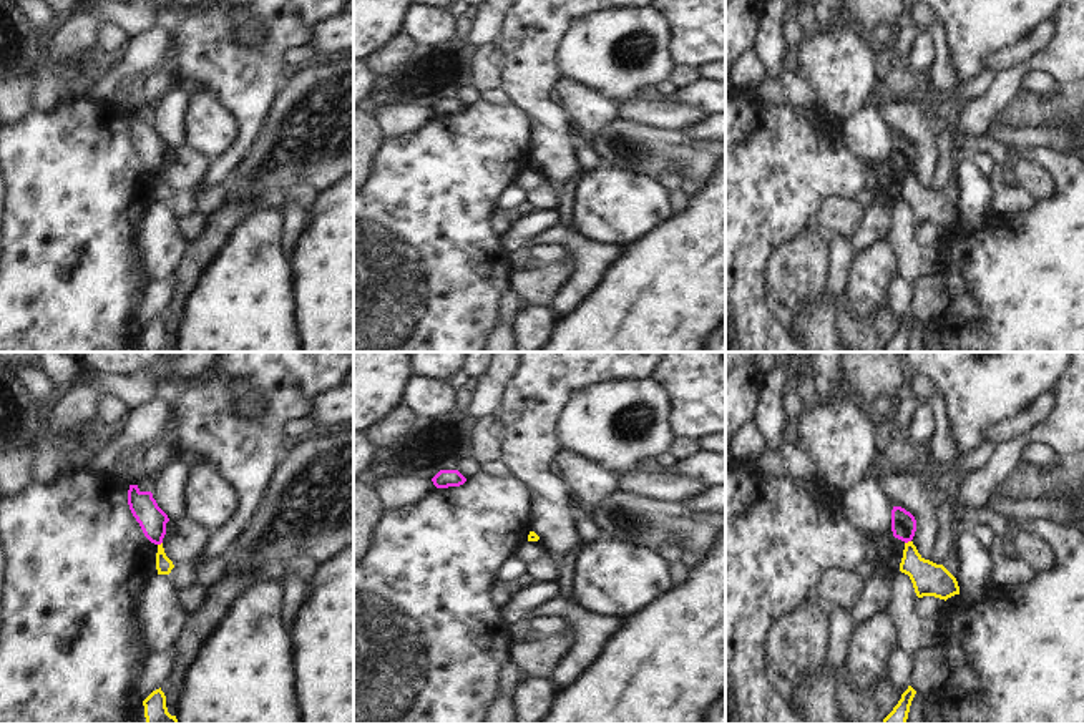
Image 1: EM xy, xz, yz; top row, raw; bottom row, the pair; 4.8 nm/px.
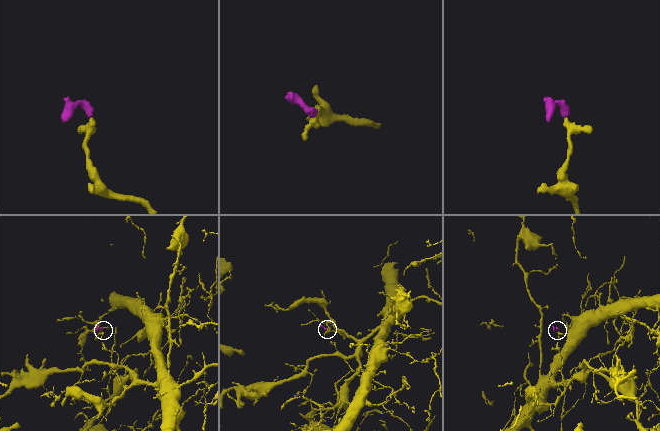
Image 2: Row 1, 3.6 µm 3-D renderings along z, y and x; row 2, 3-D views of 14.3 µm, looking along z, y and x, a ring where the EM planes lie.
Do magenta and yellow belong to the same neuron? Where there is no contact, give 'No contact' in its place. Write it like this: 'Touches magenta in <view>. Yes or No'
Touches magenta in yz. No.

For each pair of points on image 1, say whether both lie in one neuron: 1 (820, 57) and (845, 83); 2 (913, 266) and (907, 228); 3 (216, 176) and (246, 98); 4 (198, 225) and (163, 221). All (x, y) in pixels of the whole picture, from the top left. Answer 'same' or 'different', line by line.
1: same
2: same
3: same
4: different

